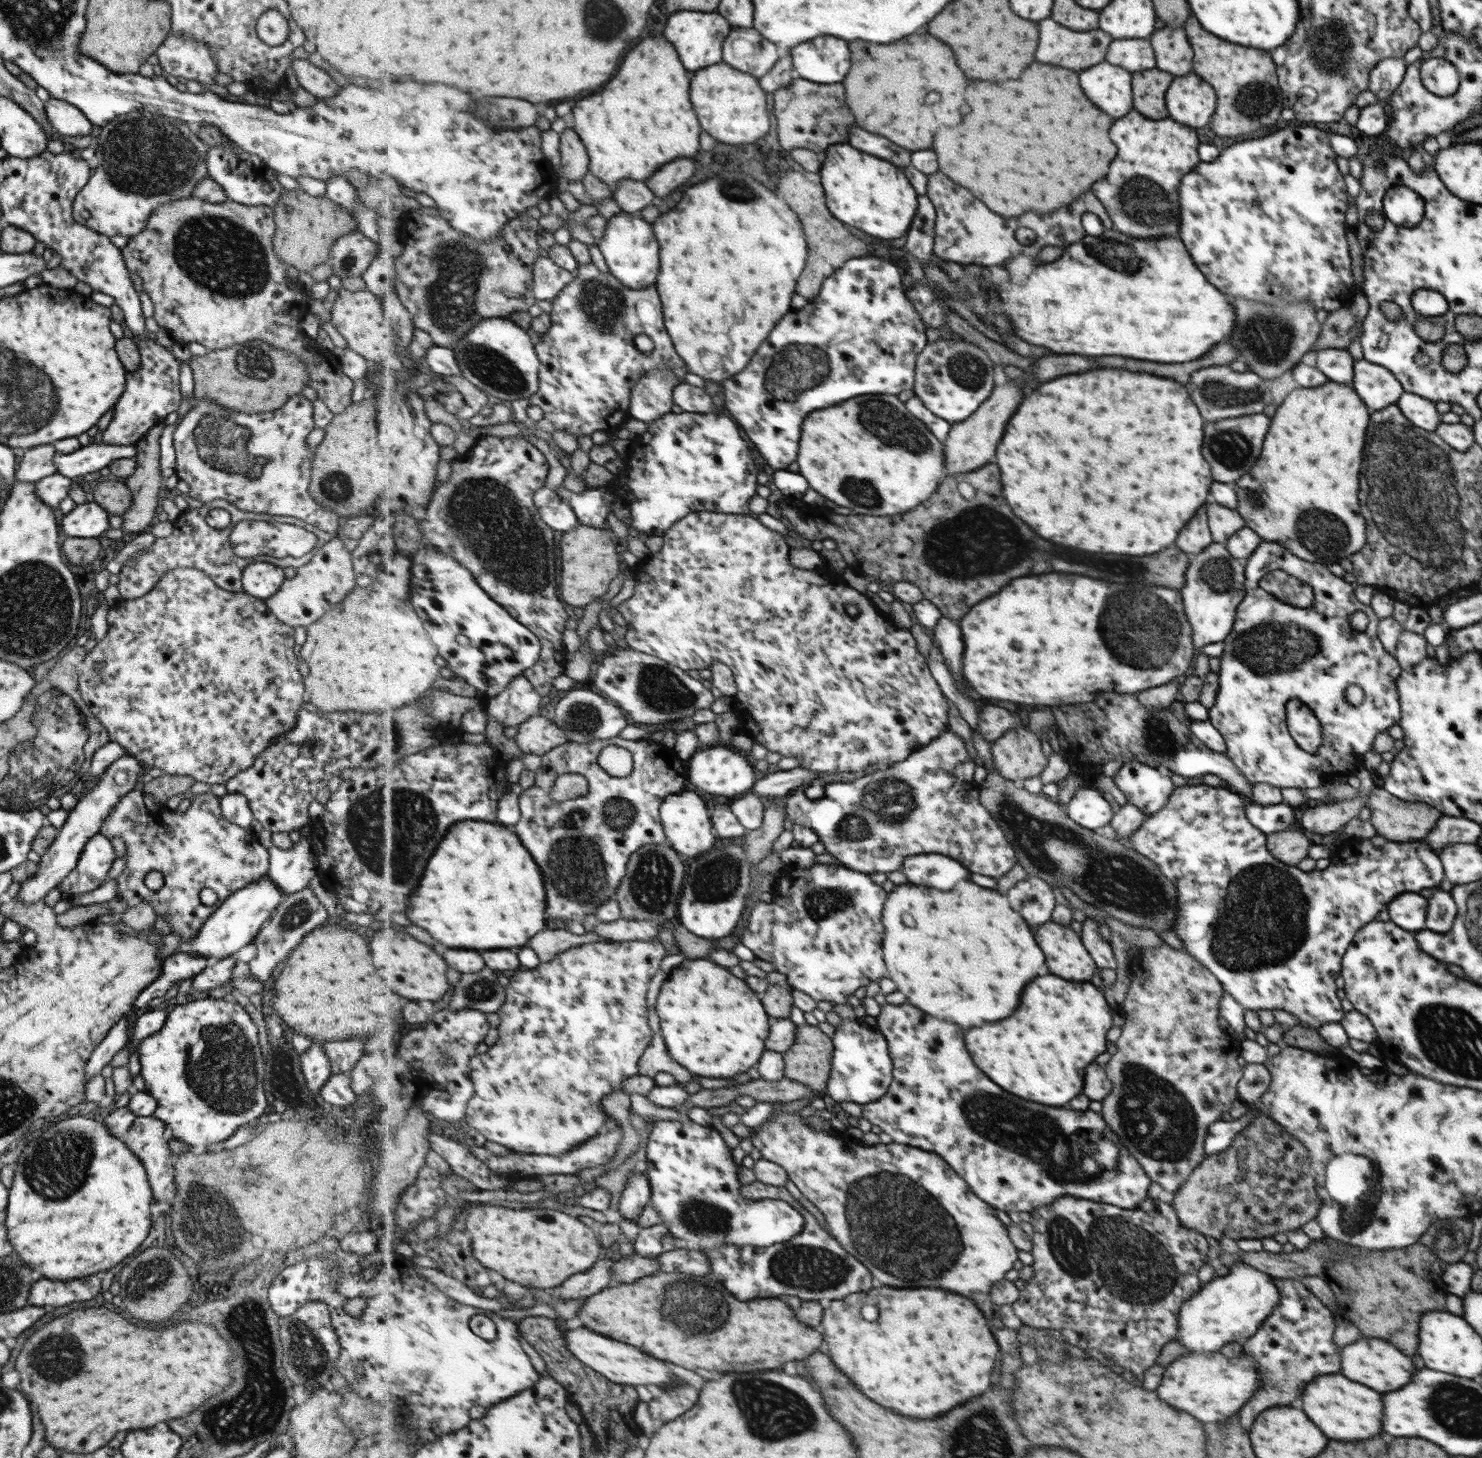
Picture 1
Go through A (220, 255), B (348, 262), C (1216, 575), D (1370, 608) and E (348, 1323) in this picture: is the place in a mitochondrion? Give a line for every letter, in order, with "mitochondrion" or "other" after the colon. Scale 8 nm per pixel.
A: mitochondrion
B: mitochondrion
C: mitochondrion
D: other
E: other

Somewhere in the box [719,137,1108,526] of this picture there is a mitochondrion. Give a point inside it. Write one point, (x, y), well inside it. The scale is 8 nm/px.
(795, 370)

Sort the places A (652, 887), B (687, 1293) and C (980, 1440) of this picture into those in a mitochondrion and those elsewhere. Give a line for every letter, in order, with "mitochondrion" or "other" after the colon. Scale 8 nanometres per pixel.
A: mitochondrion
B: mitochondrion
C: mitochondrion

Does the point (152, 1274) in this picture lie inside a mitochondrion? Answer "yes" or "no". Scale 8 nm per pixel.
yes

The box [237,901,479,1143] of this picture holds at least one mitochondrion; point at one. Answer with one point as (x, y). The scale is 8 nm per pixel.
(283, 1083)

